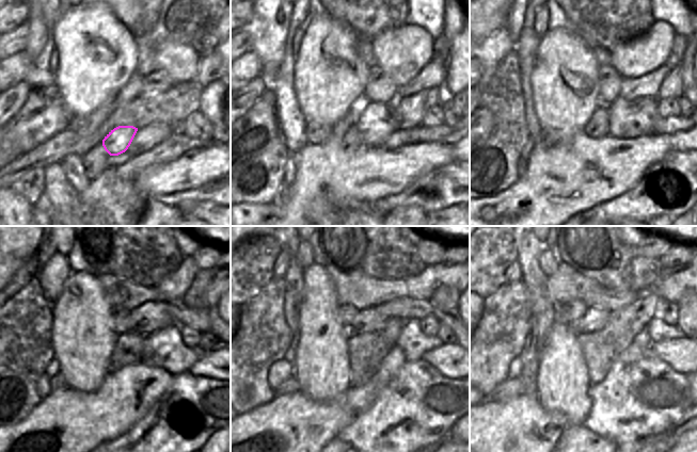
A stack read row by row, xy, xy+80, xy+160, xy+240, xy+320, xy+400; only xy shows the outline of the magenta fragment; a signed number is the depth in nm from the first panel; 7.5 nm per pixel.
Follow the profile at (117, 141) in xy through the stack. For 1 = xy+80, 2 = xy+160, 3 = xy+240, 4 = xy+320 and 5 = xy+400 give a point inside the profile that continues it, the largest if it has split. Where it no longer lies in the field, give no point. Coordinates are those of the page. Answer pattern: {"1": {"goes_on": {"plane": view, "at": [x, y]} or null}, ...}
{"1": {"goes_on": {"plane": "xy+80", "at": [376, 124]}}, "2": {"goes_on": {"plane": "xy+160", "at": [627, 118]}}, "3": {"goes_on": {"plane": "xy+240", "at": [164, 349]}}, "4": {"goes_on": {"plane": "xy+320", "at": [411, 340]}}, "5": {"goes_on": {"plane": "xy+400", "at": [659, 331]}}}

